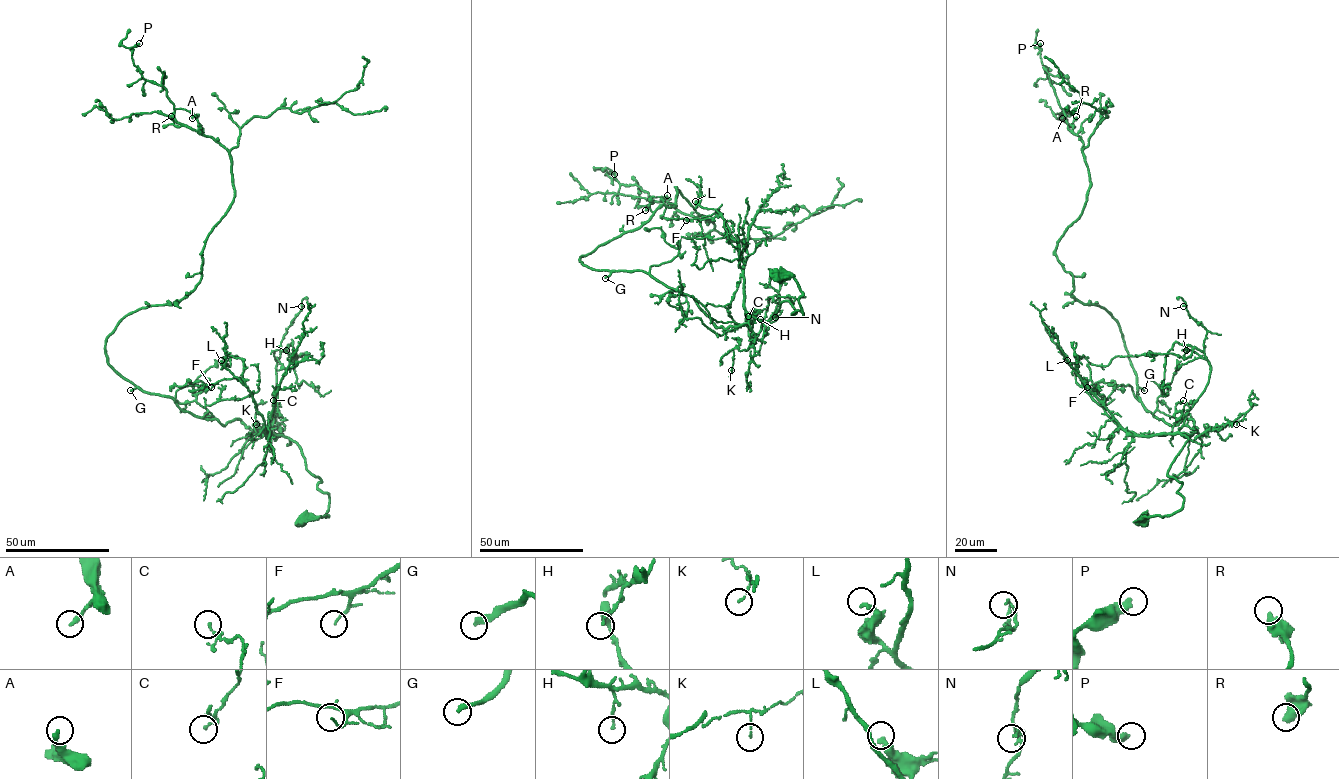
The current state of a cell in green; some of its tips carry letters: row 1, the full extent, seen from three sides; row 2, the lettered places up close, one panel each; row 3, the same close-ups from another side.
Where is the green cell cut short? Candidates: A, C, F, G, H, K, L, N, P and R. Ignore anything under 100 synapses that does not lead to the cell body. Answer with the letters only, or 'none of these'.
G

